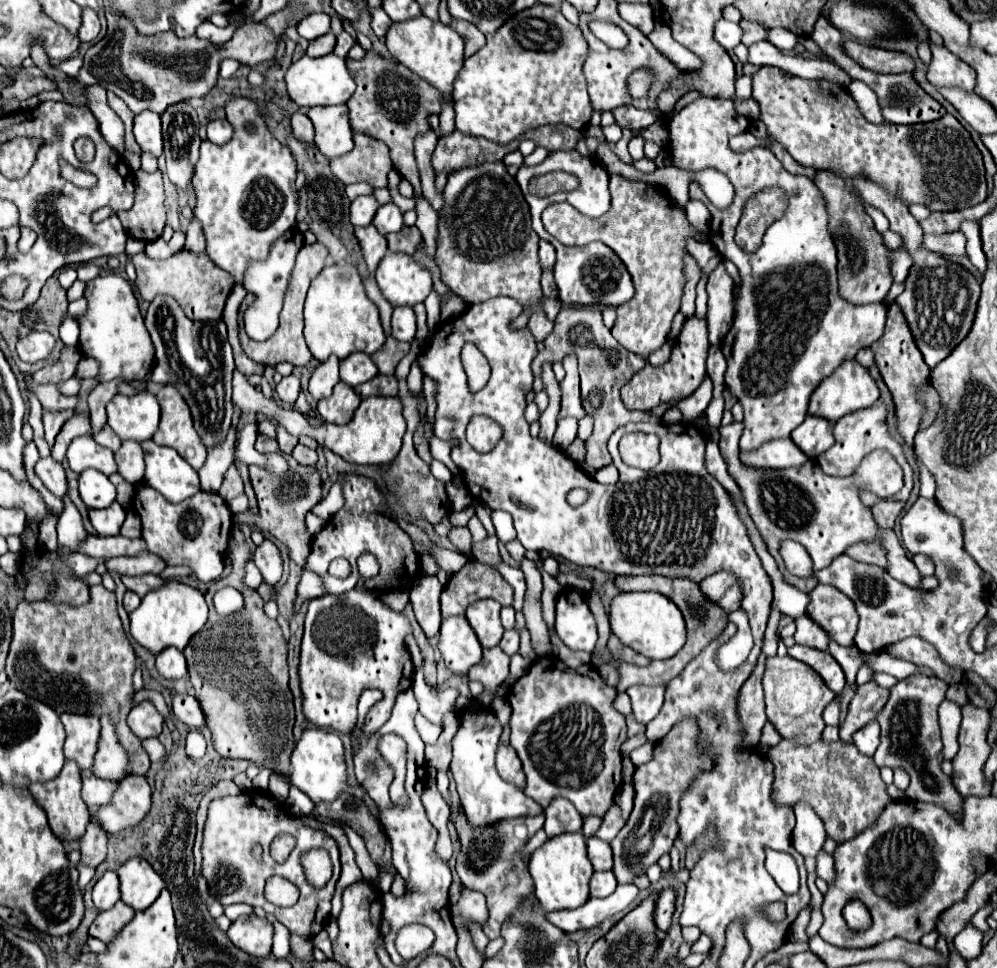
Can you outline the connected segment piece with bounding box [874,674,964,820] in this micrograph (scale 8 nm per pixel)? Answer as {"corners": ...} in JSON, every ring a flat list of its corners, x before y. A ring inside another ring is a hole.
{"corners":[[910,676,900,680,892,690,886,706,878,712,876,720,882,728,880,746,874,754,878,766,904,768,910,774,910,786,906,796,912,800,924,800,944,806,956,820,962,820,962,802,964,798,952,786,952,780,940,770,942,742,938,726,938,706,944,700,948,684,936,676]]}

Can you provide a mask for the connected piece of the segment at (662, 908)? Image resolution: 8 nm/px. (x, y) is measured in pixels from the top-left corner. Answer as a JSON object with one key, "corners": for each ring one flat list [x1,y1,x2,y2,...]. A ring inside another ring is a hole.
{"corners":[[674,888,662,890,658,906,656,906,656,926,658,926,658,930,666,932,670,928,674,910,676,910,676,890]]}

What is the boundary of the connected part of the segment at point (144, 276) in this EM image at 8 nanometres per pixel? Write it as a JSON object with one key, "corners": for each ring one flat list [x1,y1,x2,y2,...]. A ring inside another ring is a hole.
{"corners":[[180,250,166,260,150,260,148,256,138,254,132,262,136,266,134,286,144,300,150,302,158,294,170,294,176,296,184,312,188,310,190,320,220,320,226,298,234,286,234,276,218,268,206,252,194,254,188,250]]}

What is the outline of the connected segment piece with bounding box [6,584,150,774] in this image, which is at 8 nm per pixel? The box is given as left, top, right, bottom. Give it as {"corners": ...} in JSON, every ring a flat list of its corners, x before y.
{"corners":[[90,586,90,602,72,608,72,606,58,606,52,602,22,602,18,610,14,612,14,636,10,644,10,654,6,662,6,674,8,680,22,690,24,694,48,704,54,712,74,712,74,714,88,714,102,718,104,714,110,716,118,742,124,746,128,754,128,768,126,774,146,774,150,768,150,760,146,750,142,748,142,742,138,736,132,734,132,730,126,724,126,716,132,710,132,698,134,698,134,684,132,674,136,670,136,654,130,644,130,640,124,634,118,610,116,610,116,596,114,592,100,586]]}

